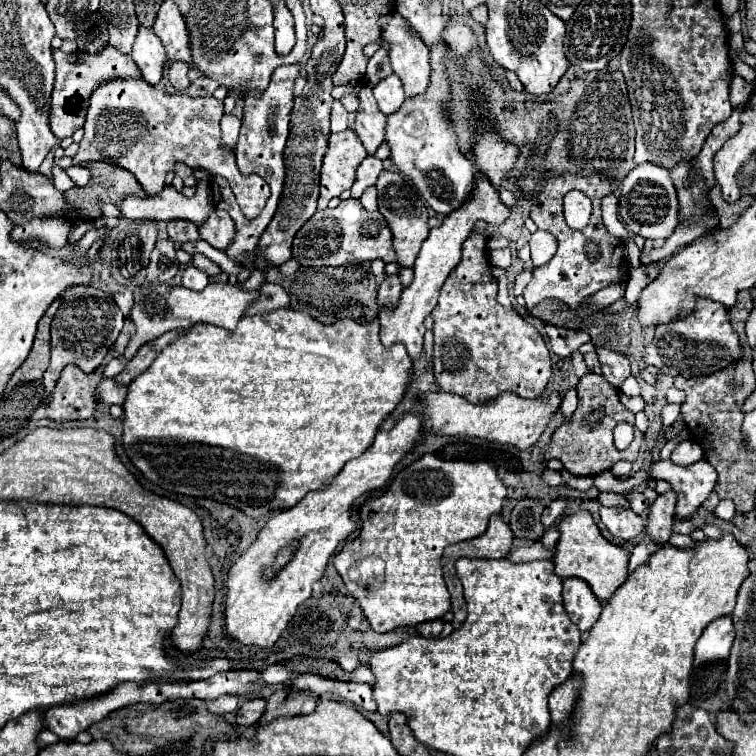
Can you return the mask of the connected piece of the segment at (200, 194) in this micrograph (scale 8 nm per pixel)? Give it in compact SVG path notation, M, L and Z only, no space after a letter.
M198 180L196 194L192 198L184 198L174 186L166 186L160 194L138 198L138 196L126 196L120 204L116 204L120 210L120 216L124 218L152 218L152 220L192 220L194 224L200 224L204 216L214 208L212 206L212 190L206 180Z

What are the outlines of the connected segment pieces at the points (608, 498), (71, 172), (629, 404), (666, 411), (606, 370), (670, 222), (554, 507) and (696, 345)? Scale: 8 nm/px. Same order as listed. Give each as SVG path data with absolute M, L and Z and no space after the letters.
M602 492L598 496L598 502L602 506L624 506L624 508L630 508L630 502L626 500L626 496L618 496L618 494L608 494L608 492Z
M72 166L72 168L68 168L66 170L66 174L70 176L70 180L76 184L76 186L86 186L88 184L88 180L90 180L90 174L88 174L88 170L82 166Z
M620 392L620 402L622 402L628 410L632 410L632 412L644 410L644 400L642 400L640 396L626 396L624 392Z
M666 404L666 406L662 408L660 418L662 418L664 428L670 428L670 426L676 422L676 418L680 416L680 414L678 414L678 410L680 410L680 406L678 406L678 404Z
M598 348L598 360L602 366L602 376L614 386L620 388L622 382L630 376L630 360L626 354L612 352L606 348Z
M640 164L636 166L622 182L620 192L620 220L626 224L626 228L642 238L668 238L674 228L680 224L678 220L678 194L670 180L670 174L666 168L660 168L656 164Z
M556 498L556 500L552 500L548 506L546 506L546 510L544 510L544 514L542 514L542 524L544 524L544 528L548 530L548 528L552 528L556 522L558 522L558 518L562 516L562 510L566 508L566 500L564 498Z
M698 300L696 312L688 316L688 320L676 320L676 324L660 324L660 328L654 332L654 340L642 352L644 364L654 366L664 374L682 378L710 376L736 364L742 356L744 350L740 336L732 328L728 308L720 302L708 300Z

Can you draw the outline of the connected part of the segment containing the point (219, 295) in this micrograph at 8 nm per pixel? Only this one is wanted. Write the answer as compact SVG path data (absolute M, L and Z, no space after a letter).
M156 282L138 286L134 290L134 304L132 304L132 310L128 316L128 320L134 324L136 330L128 340L128 346L124 350L124 358L132 360L142 344L156 340L158 336L162 336L170 330L188 328L188 326L198 324L198 322L208 322L214 326L222 326L226 330L236 328L236 324L240 322L240 318L248 310L248 306L258 300L260 288L262 286L258 286L254 290L244 290L240 282L236 282L236 284L212 282L202 292L194 292L194 290L188 290L184 286L168 286L168 284L156 284Z

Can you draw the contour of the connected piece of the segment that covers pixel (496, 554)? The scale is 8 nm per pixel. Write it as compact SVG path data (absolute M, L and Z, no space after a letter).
M492 516L482 536L450 544L444 550L444 560L442 560L446 584L448 584L448 575L456 575L455 561L458 558L462 556L466 558L506 558L512 548L512 538L514 538L512 530L508 524L504 524L502 516Z

